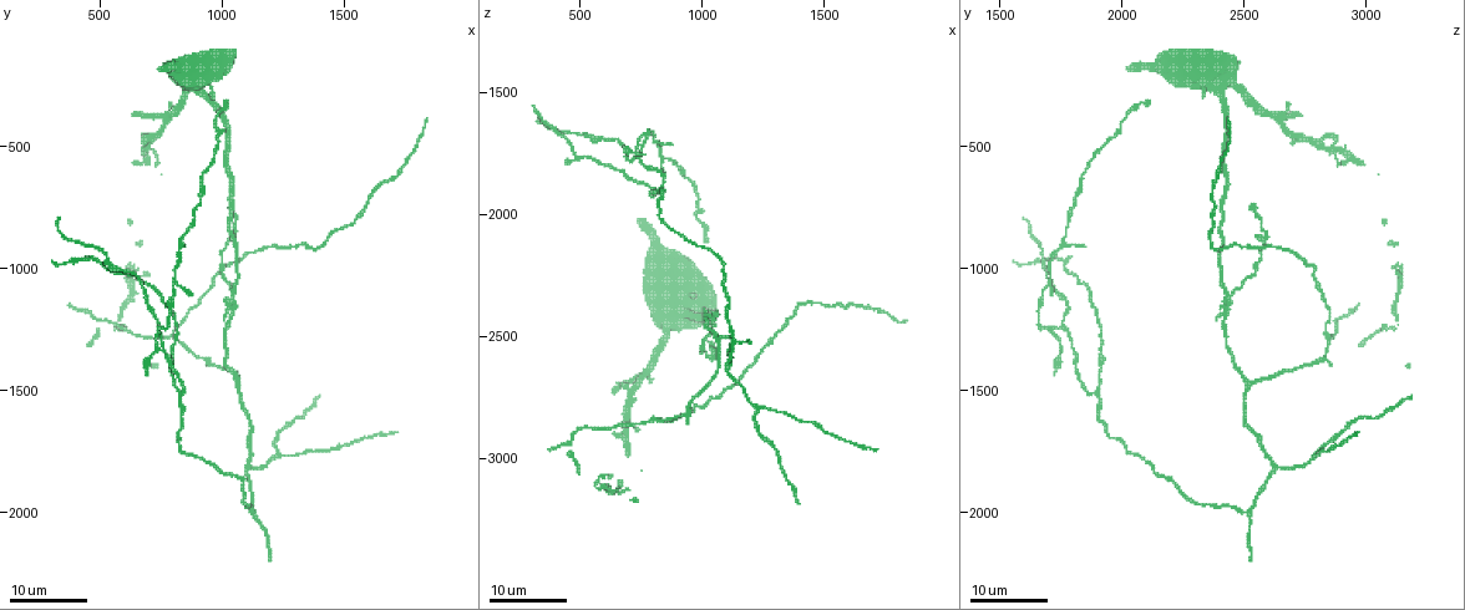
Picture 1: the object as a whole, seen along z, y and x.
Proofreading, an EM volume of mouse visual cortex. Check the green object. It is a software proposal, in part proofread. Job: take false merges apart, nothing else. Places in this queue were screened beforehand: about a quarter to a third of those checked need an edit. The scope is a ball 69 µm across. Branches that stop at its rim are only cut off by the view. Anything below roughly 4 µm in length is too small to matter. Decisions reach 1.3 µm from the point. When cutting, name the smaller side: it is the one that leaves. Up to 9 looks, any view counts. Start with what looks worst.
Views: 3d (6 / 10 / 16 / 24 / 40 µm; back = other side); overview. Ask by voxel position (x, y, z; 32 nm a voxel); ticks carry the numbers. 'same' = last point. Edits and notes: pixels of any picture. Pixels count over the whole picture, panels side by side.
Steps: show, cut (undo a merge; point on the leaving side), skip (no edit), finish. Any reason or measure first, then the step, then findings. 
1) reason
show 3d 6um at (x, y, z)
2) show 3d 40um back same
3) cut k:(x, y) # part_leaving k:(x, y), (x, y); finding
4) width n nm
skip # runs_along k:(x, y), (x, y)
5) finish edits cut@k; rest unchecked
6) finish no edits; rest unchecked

side arm on a straight run
show 3d 24um at (760, 1250, 1680)

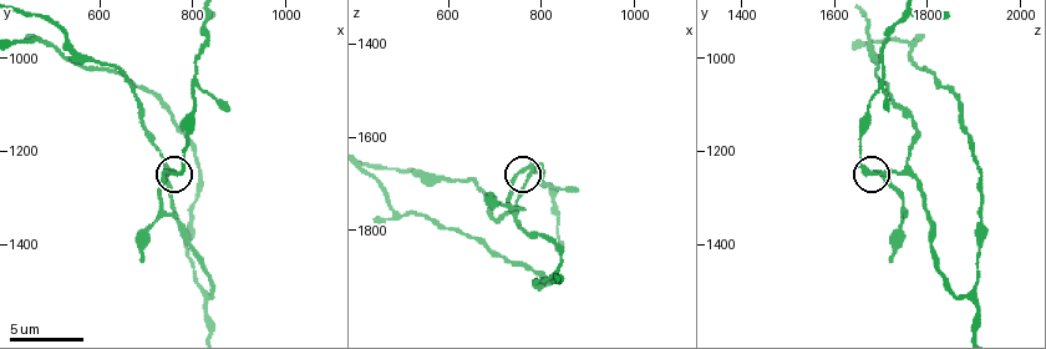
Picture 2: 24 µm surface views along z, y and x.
show 3d 6um at (750, 1245, 1670)

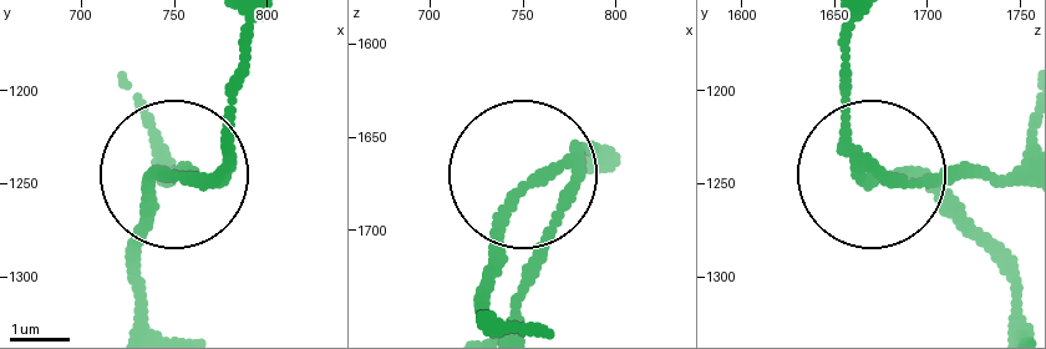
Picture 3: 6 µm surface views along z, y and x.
side_arm 8 um; arms 3
cut 3:(145, 176) # a second neuron is stuck on

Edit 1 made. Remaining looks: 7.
show overview

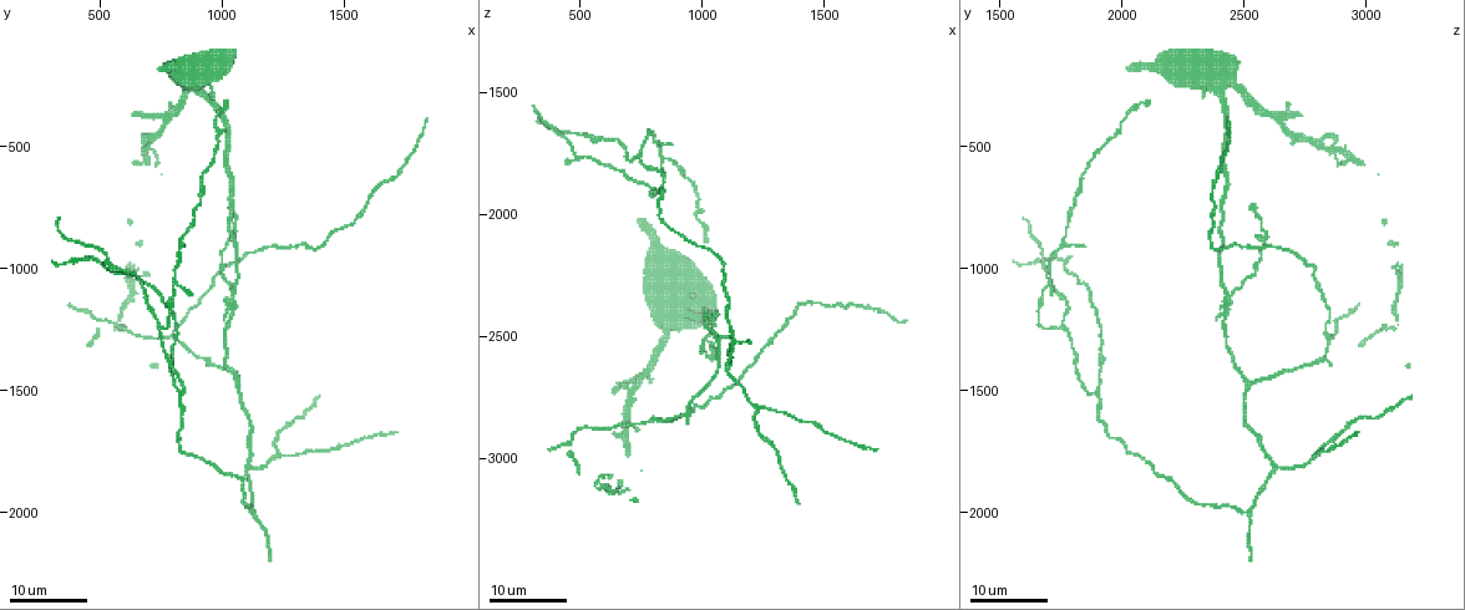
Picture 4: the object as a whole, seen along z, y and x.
three arms meet
show 3d 24um at (830, 1520, 1880)

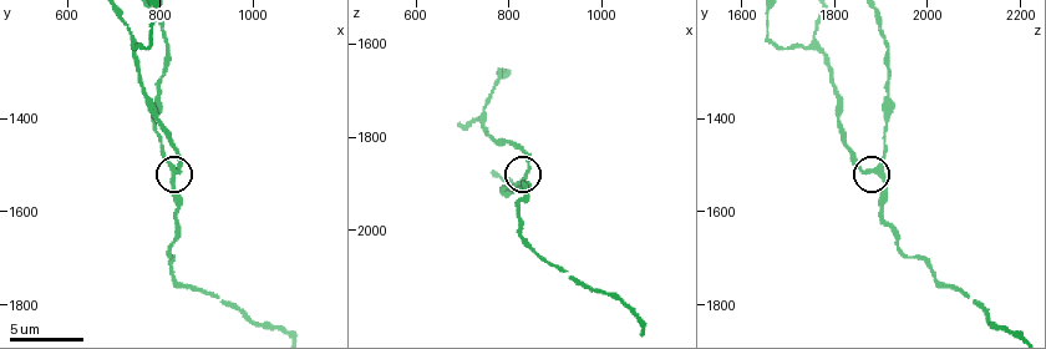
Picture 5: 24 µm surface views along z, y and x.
show 3d 10um at (835, 1510, 1880)

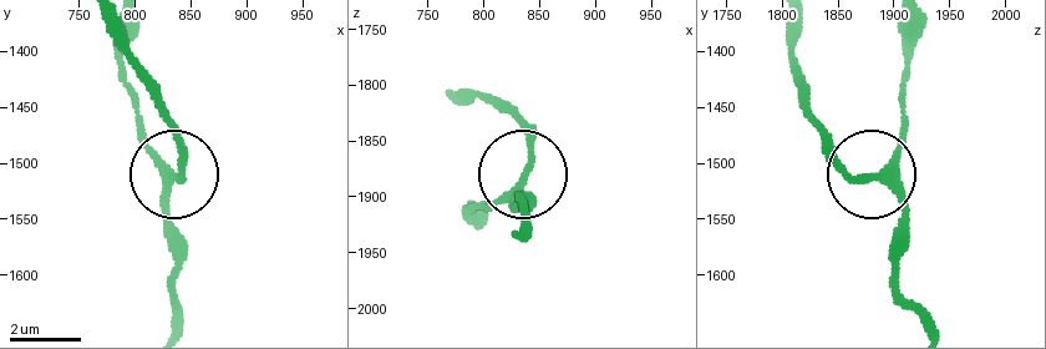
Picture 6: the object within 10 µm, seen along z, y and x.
width 220 nm
skip # runs_along 6:(927, 328), (900, 283), (900, 212), (879, 176), (907, 81); continuous, no second neuron

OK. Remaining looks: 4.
a fork
show 3d 24um at (1100, 1810, 2640)

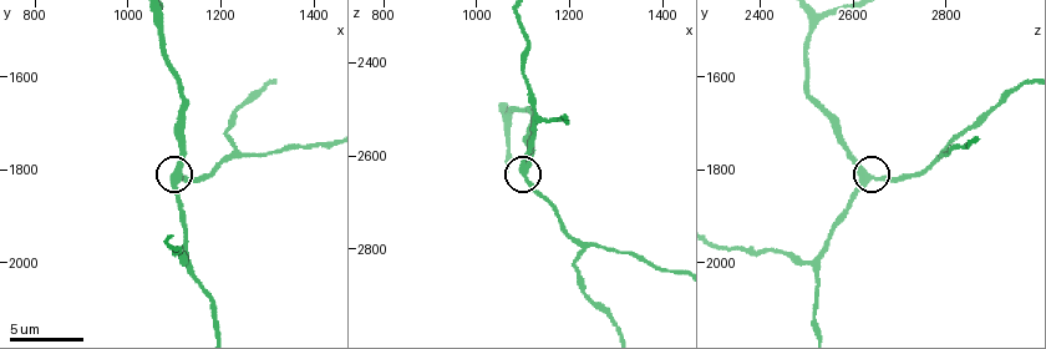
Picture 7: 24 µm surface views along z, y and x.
show 3d 6um at (1105, 1825, 2635)

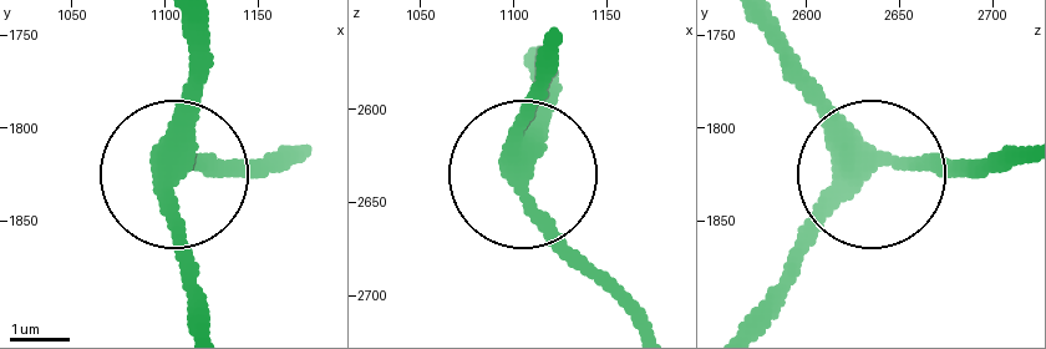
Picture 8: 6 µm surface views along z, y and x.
width 320 nm
skip # runs_along 8:(536, 82), (526, 202), (635, 317); all the same neuron

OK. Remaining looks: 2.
three-way junction
show 3d 16um at (1230, 1755, 2800)

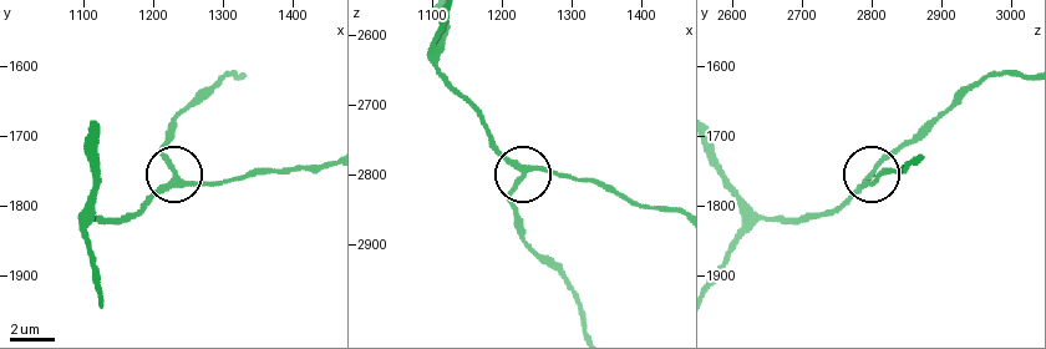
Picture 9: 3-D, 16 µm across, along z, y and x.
skip # runs_along 9:(440, 25), (436, 70), (522, 176), (513, 212); one neuron here

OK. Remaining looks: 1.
finish edits cut@3; rest unchecked

